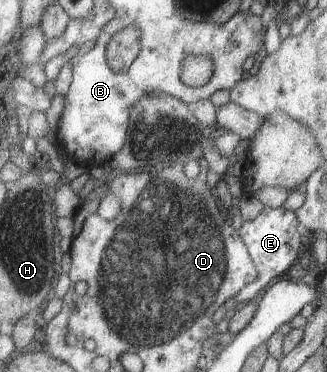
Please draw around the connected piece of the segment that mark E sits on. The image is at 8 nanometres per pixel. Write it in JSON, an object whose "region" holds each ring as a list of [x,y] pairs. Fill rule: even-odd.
{"region":[[[263,207],[261,213],[250,222],[243,222],[241,228],[237,231],[243,244],[246,246],[250,259],[258,272],[257,278],[248,285],[243,286],[235,297],[237,306],[245,301],[249,301],[261,288],[267,286],[273,278],[283,274],[285,270],[297,262],[297,252],[303,240],[301,240],[301,228],[293,211],[282,210],[281,207],[270,209]]]}

